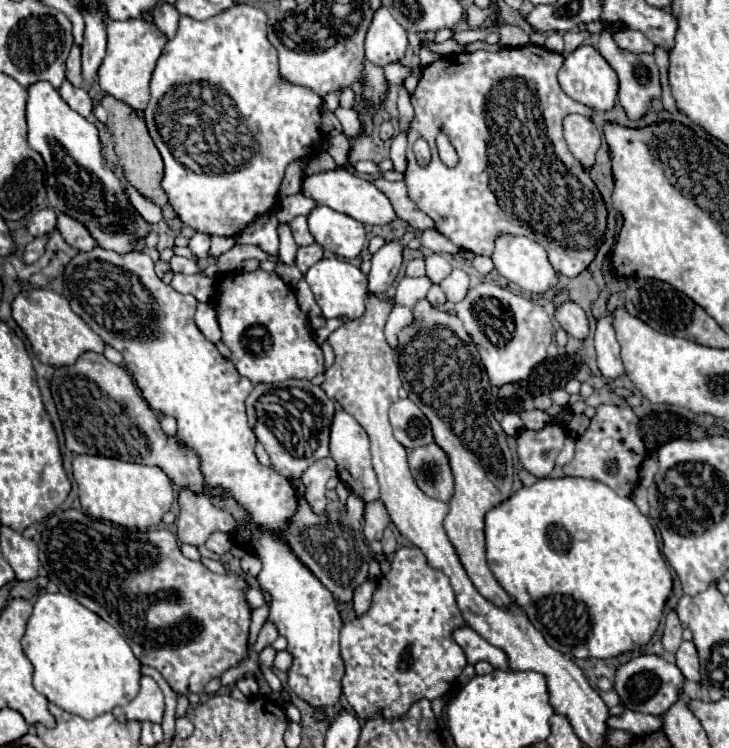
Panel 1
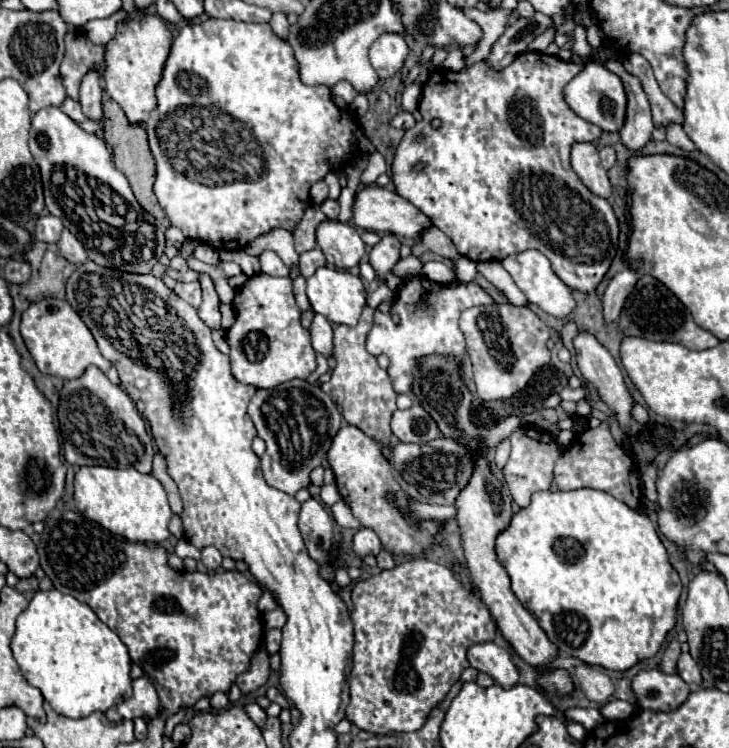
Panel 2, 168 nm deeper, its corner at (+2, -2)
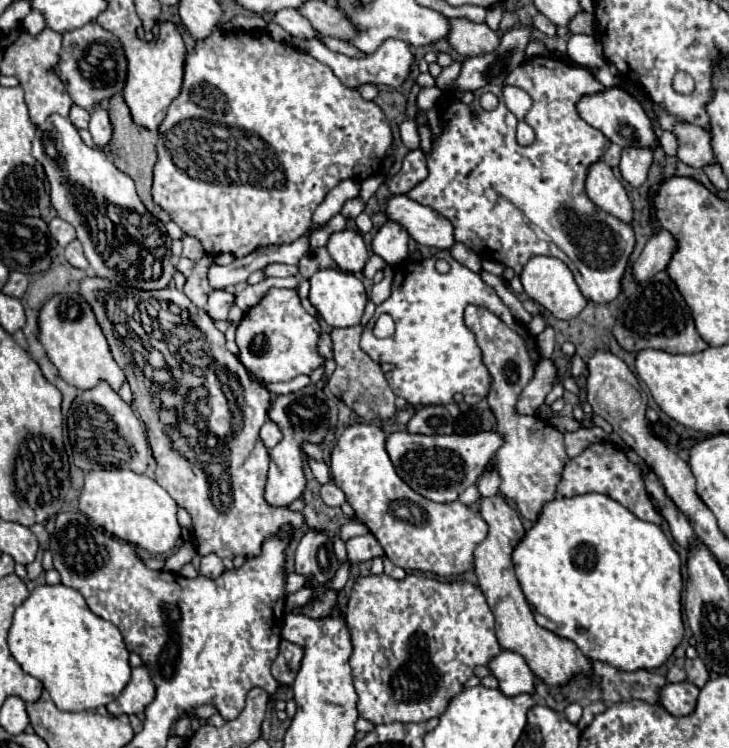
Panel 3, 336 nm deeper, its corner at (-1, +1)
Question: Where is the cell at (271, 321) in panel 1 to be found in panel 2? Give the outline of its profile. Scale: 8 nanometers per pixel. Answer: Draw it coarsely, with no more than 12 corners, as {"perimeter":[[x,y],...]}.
{"perimeter":[[291,278],[235,294],[233,376],[255,388],[315,370]]}

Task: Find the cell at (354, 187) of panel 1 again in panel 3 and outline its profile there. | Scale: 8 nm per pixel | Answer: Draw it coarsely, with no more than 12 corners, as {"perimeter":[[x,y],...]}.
{"perimeter":[[390,195],[386,217],[420,245],[450,249],[452,223],[408,195]]}

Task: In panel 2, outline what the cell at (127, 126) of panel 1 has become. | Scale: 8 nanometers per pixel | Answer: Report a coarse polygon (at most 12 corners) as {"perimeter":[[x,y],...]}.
{"perimeter":[[103,104],[105,142],[137,202],[169,226],[153,194],[155,160],[141,124]]}

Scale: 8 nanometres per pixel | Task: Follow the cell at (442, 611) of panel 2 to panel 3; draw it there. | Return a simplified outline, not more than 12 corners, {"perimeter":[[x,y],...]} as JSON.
{"perimeter":[[358,577],[358,713],[440,717],[502,649],[468,581]]}

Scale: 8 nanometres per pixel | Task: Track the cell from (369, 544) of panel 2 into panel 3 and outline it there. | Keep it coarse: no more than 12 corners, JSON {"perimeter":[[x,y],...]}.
{"perimeter":[[372,533],[348,539],[350,563],[384,557]]}

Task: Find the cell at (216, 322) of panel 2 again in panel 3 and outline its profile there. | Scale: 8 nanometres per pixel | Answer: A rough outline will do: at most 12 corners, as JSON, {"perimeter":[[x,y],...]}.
{"perimeter":[[226,291],[208,295],[206,313],[214,321],[228,319],[234,295]]}

